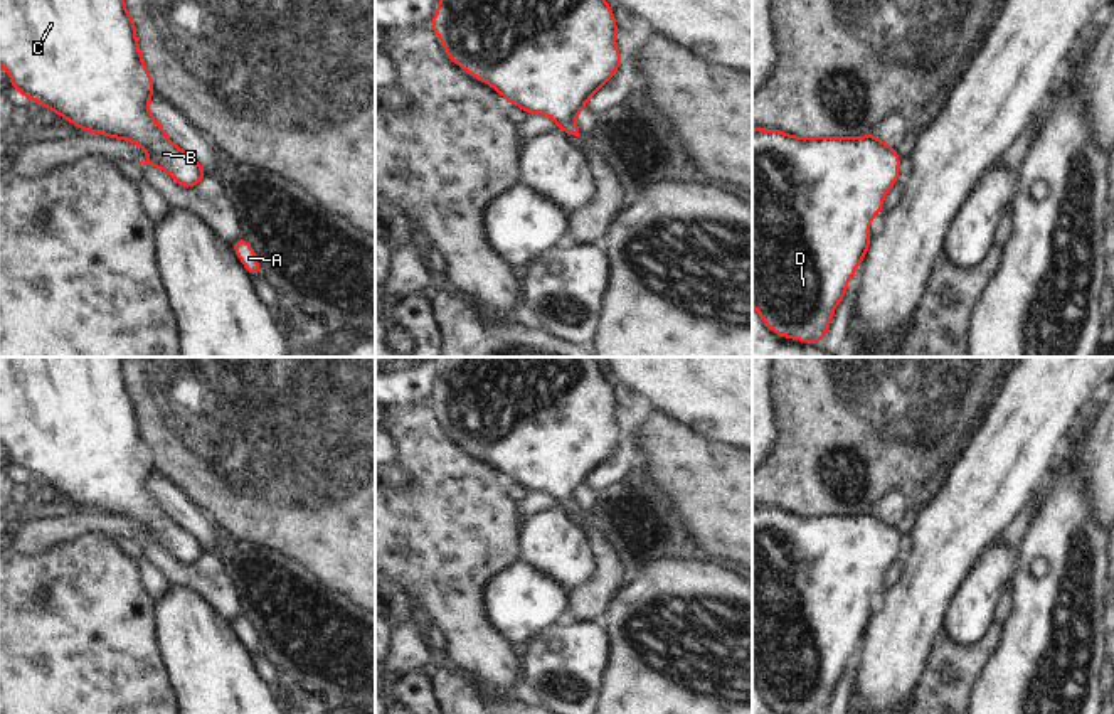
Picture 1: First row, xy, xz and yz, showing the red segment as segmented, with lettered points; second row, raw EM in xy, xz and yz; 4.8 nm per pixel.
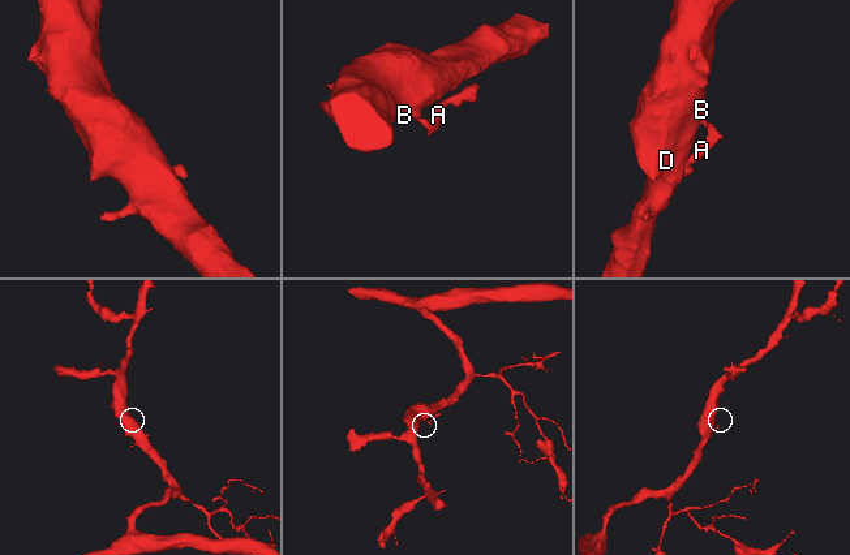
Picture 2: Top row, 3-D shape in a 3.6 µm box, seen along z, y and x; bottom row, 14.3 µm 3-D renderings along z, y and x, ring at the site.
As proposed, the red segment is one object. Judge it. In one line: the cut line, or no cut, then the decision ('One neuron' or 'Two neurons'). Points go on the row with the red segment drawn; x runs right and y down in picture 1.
No split. One neuron.

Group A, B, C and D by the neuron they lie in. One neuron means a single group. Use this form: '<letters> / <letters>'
A B C D

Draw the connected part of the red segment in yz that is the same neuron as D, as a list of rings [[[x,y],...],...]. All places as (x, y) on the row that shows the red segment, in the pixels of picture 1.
[[[752,130],[752,305],[764,325],[779,337],[821,344],[846,286],[870,248],[870,222],[883,210],[883,199],[894,184],[899,184],[900,157],[877,135],[863,136],[794,136],[781,130]]]

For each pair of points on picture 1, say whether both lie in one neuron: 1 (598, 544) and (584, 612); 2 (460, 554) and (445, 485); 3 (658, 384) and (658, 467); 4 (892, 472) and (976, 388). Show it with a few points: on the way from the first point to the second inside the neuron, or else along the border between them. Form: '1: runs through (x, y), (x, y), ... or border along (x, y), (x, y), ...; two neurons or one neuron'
1: runs through (603, 561), (603, 586), (596, 595); one neuron
2: runs through (458, 538), (458, 502); one neuron
3: border along (657, 408), (694, 428); two neurons
4: runs through (912, 452), (956, 408); one neuron

